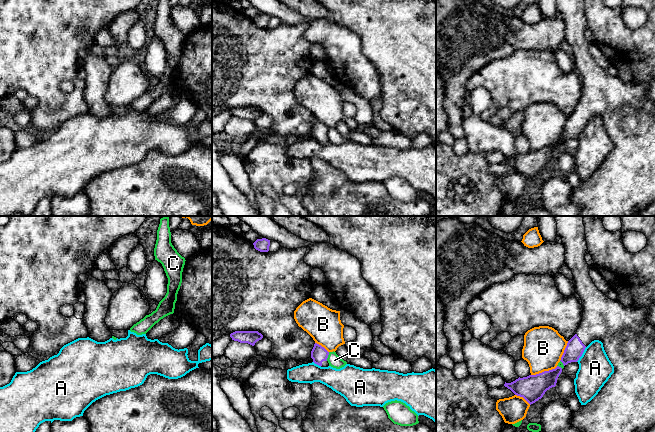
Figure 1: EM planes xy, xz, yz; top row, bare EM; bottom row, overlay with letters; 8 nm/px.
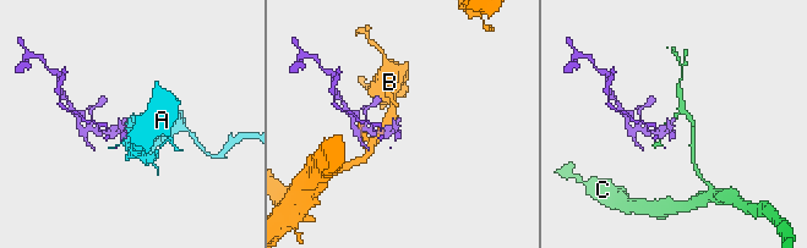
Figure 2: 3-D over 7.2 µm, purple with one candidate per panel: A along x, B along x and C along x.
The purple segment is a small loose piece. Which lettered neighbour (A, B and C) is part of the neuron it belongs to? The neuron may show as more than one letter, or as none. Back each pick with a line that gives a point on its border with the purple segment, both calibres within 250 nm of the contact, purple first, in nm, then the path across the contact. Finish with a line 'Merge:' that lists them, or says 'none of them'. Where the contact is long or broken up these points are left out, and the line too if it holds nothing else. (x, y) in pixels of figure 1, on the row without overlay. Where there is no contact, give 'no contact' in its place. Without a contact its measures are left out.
Merge: none of them

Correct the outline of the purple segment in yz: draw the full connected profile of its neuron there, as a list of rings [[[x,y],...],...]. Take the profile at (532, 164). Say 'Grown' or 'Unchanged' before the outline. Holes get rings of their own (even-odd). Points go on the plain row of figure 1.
Unchanged. [[[562,144],[544,147],[536,151],[518,154],[511,159],[504,160],[515,171],[523,173],[530,181],[543,173],[545,168],[556,162],[557,155],[562,148]]]

